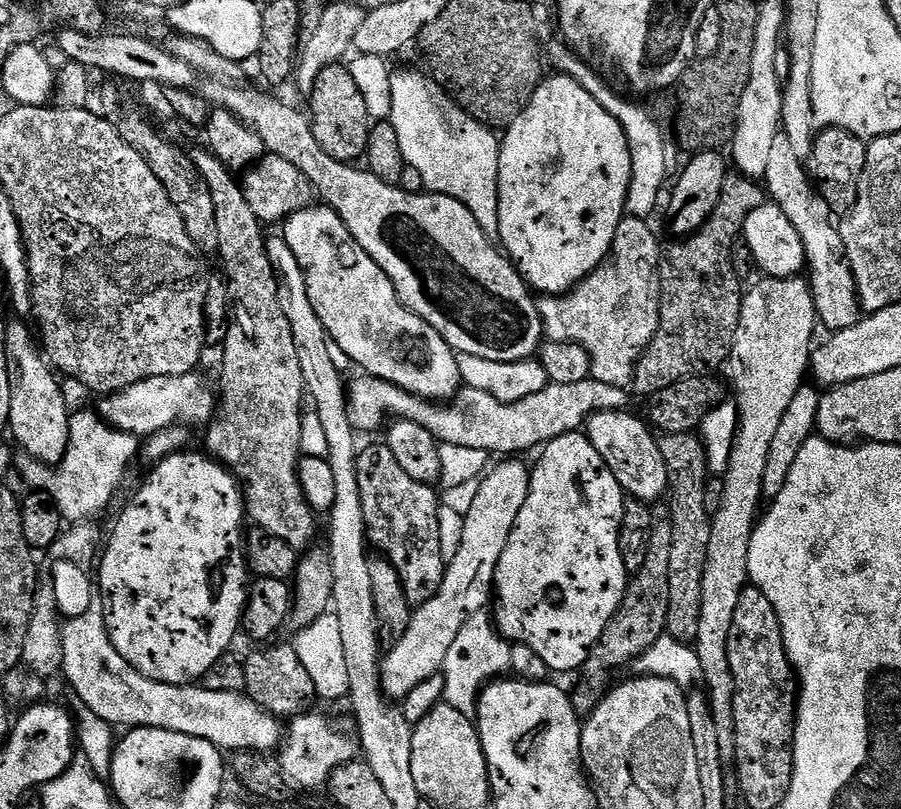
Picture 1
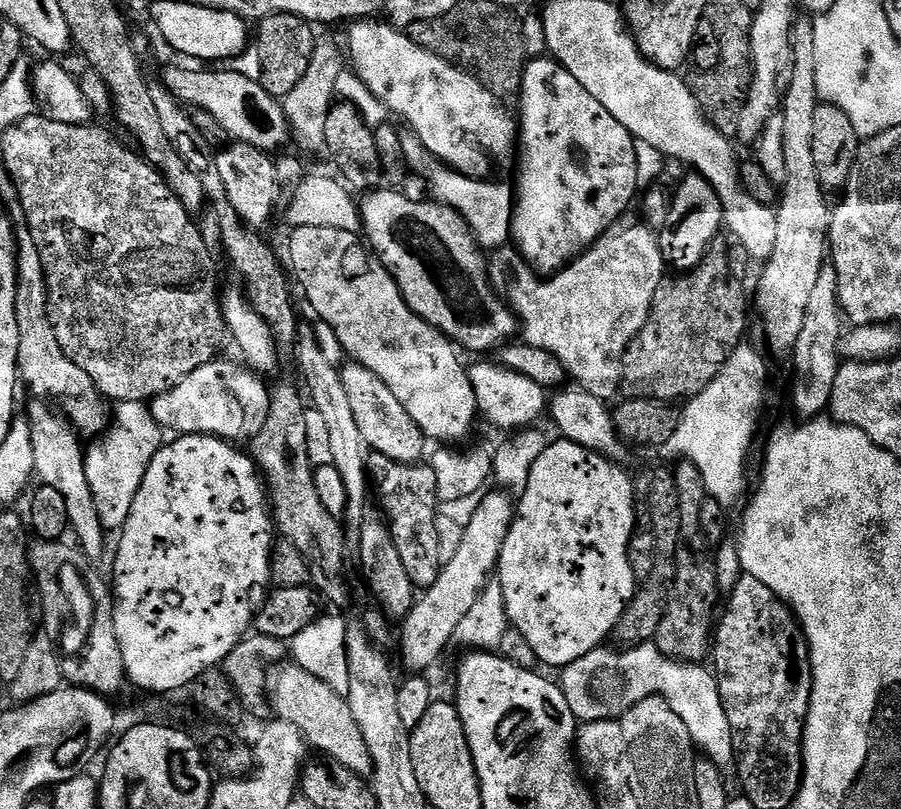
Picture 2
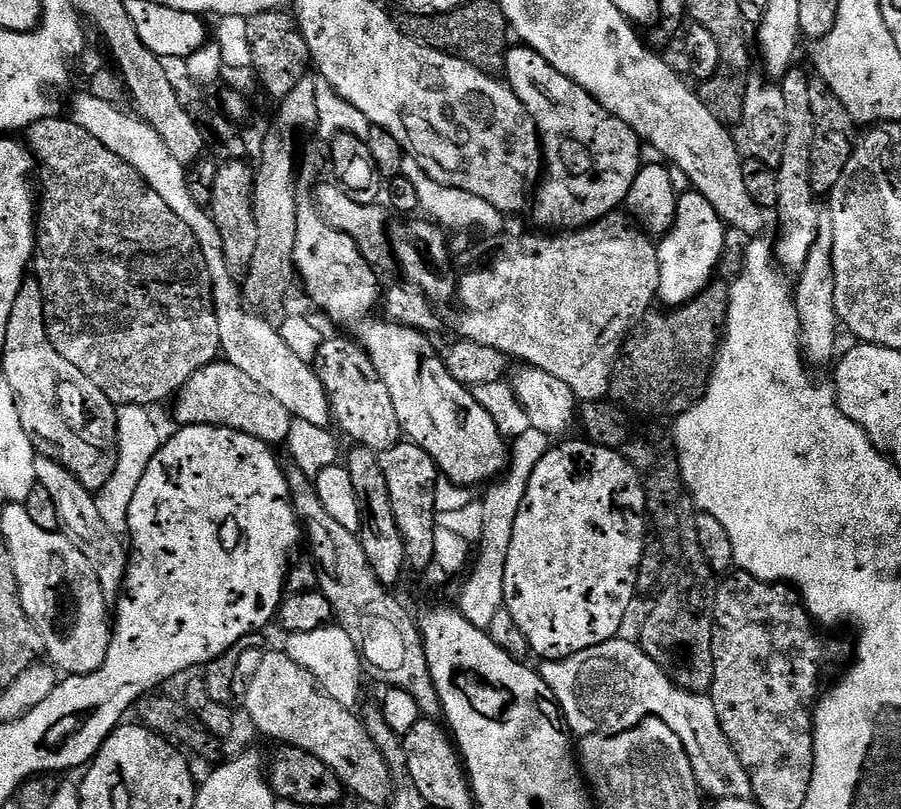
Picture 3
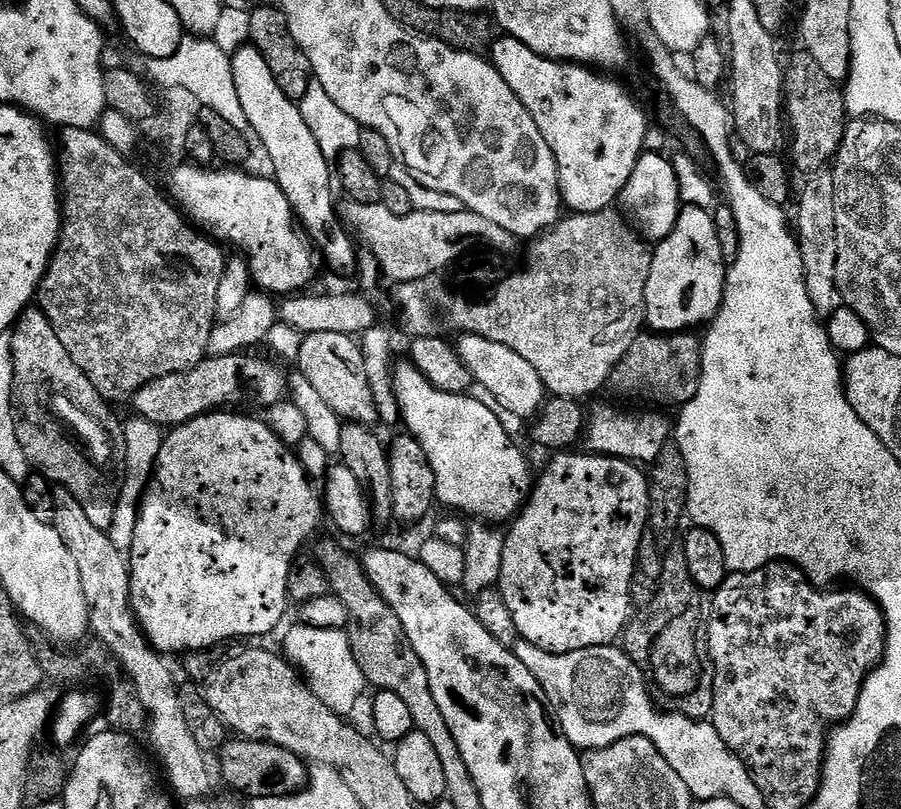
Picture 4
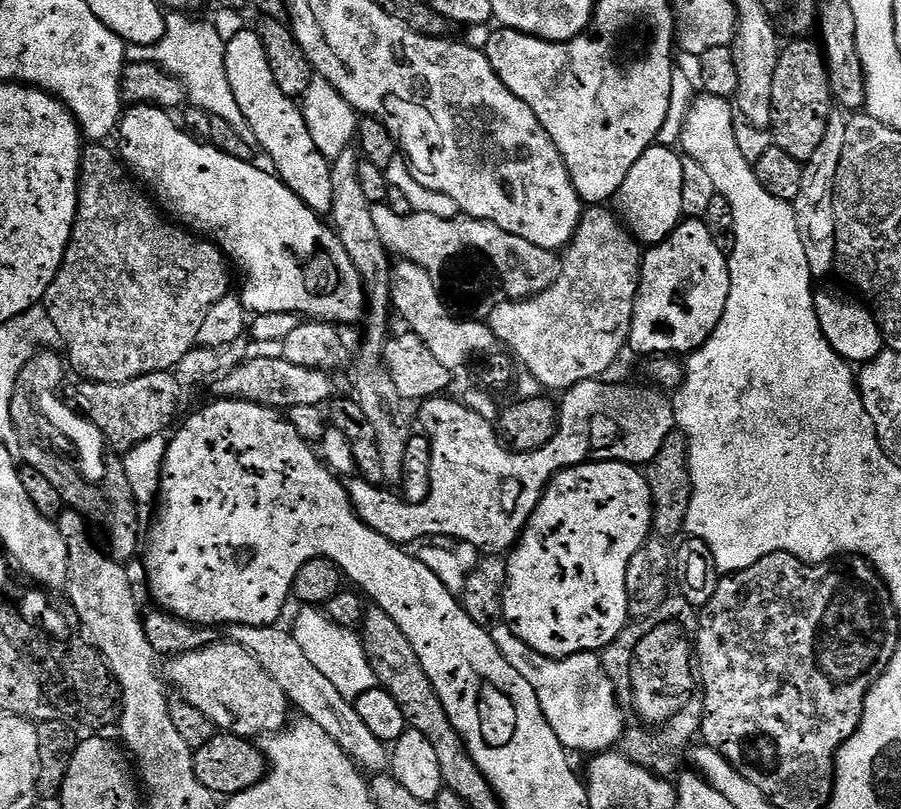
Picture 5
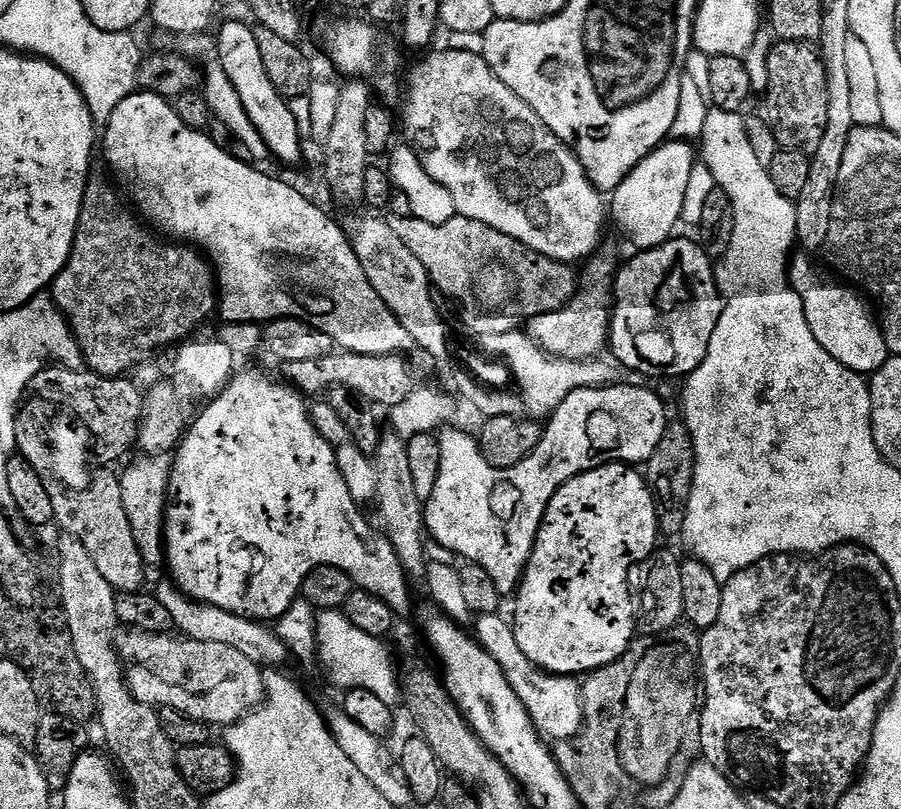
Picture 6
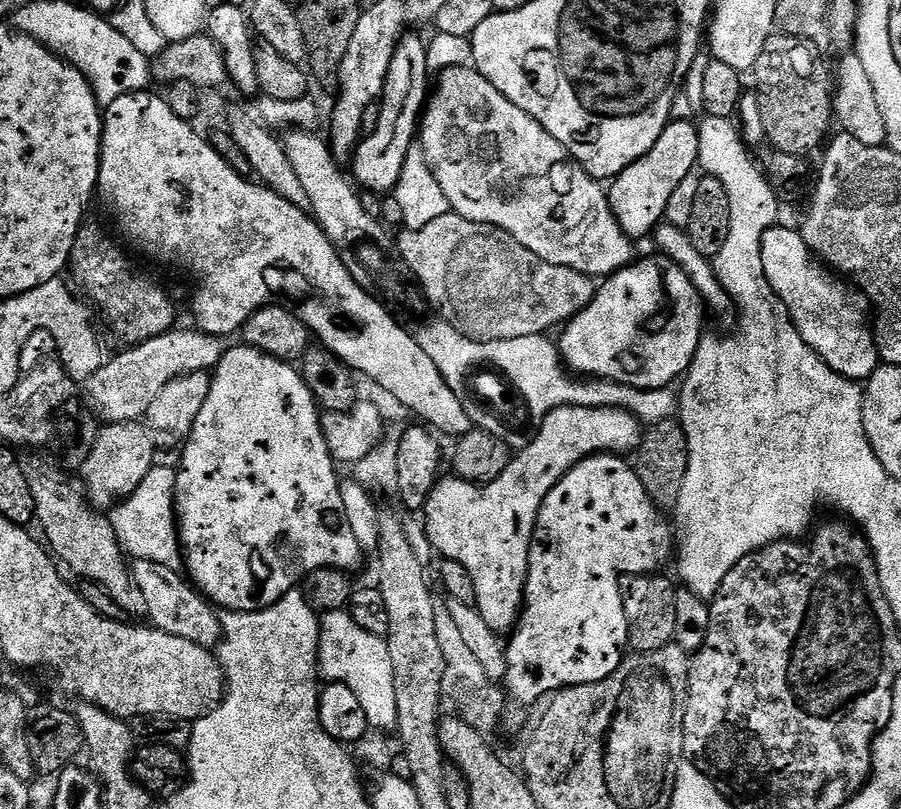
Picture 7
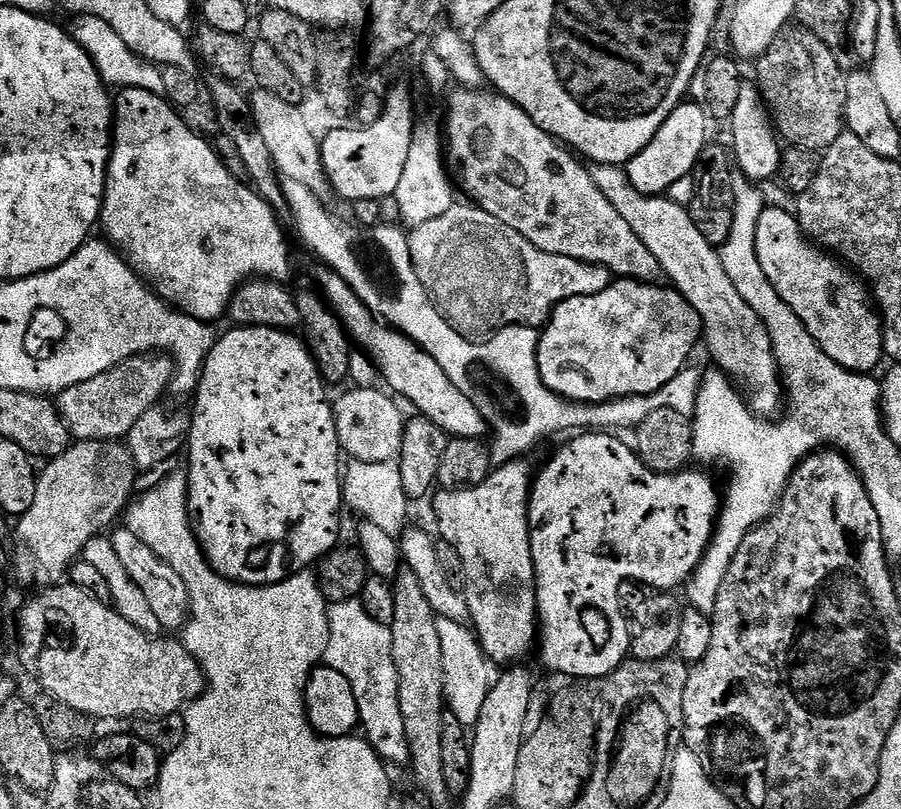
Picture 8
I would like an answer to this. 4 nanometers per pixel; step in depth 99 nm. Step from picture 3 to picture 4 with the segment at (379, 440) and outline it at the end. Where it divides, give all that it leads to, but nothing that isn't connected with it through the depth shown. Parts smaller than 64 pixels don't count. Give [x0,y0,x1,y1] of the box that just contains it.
[295,332,377,426]

